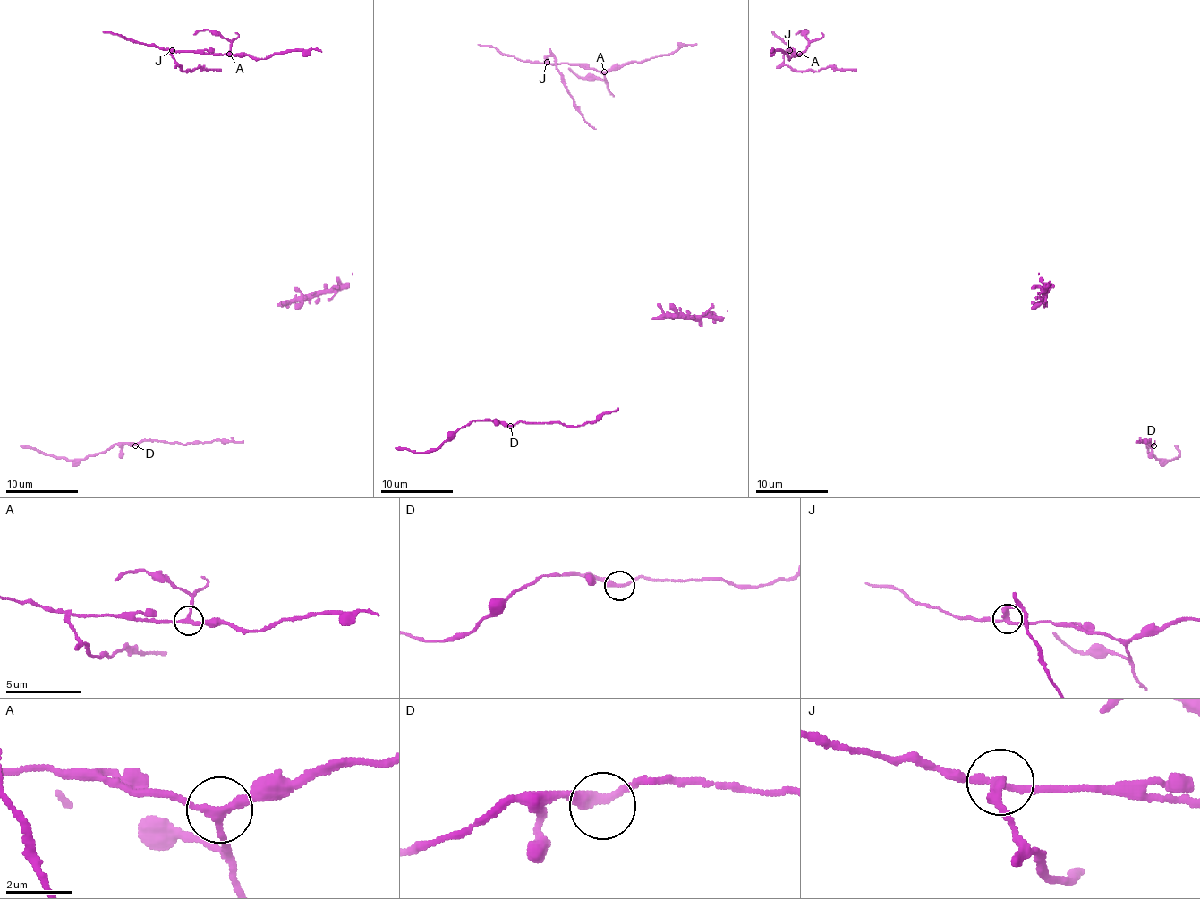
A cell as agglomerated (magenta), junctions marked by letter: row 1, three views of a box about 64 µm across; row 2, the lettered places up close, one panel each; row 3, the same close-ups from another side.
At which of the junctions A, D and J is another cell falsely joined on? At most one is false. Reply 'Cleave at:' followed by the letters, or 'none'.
Cleave at: J

